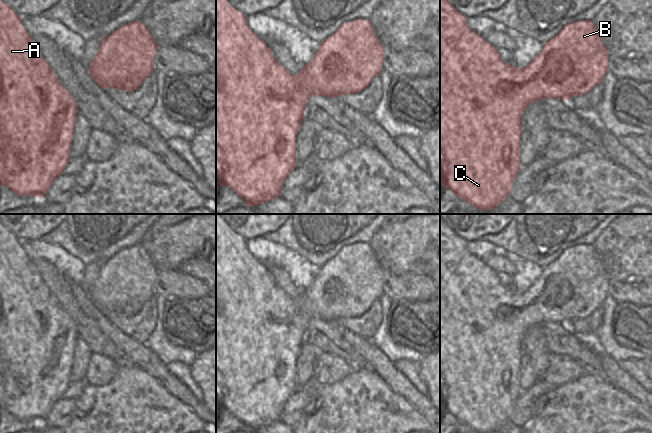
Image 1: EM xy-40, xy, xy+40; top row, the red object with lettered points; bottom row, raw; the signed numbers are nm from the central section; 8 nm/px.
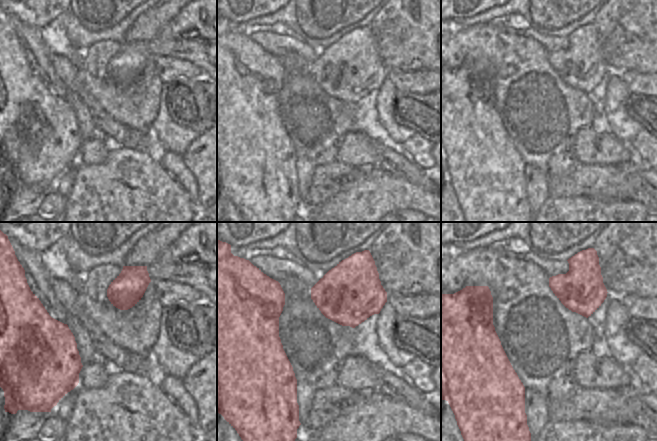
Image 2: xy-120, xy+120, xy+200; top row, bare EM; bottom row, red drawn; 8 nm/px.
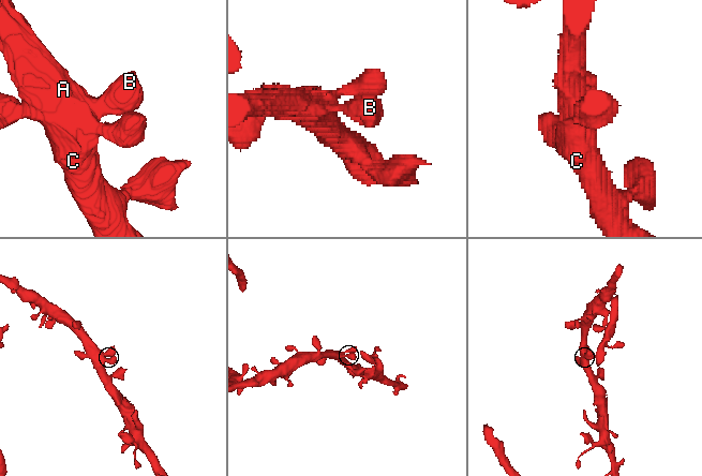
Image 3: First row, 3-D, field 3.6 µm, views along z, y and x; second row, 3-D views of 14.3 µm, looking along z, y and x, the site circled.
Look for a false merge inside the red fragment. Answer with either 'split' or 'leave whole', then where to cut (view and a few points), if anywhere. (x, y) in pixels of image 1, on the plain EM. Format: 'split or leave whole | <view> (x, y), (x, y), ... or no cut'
leave whole | no cut

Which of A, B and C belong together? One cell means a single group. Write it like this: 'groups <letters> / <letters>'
groups A B C

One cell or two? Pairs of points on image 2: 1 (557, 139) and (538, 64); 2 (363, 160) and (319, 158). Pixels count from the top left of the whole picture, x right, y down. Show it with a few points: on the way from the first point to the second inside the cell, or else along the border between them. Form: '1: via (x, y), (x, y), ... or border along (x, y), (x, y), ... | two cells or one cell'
1: via (542, 120), (540, 112), (540, 83) | one cell
2: border along (343, 136), (336, 159) | two cells

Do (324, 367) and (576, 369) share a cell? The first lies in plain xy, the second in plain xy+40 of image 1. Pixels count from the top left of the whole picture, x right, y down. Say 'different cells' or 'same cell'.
same cell

